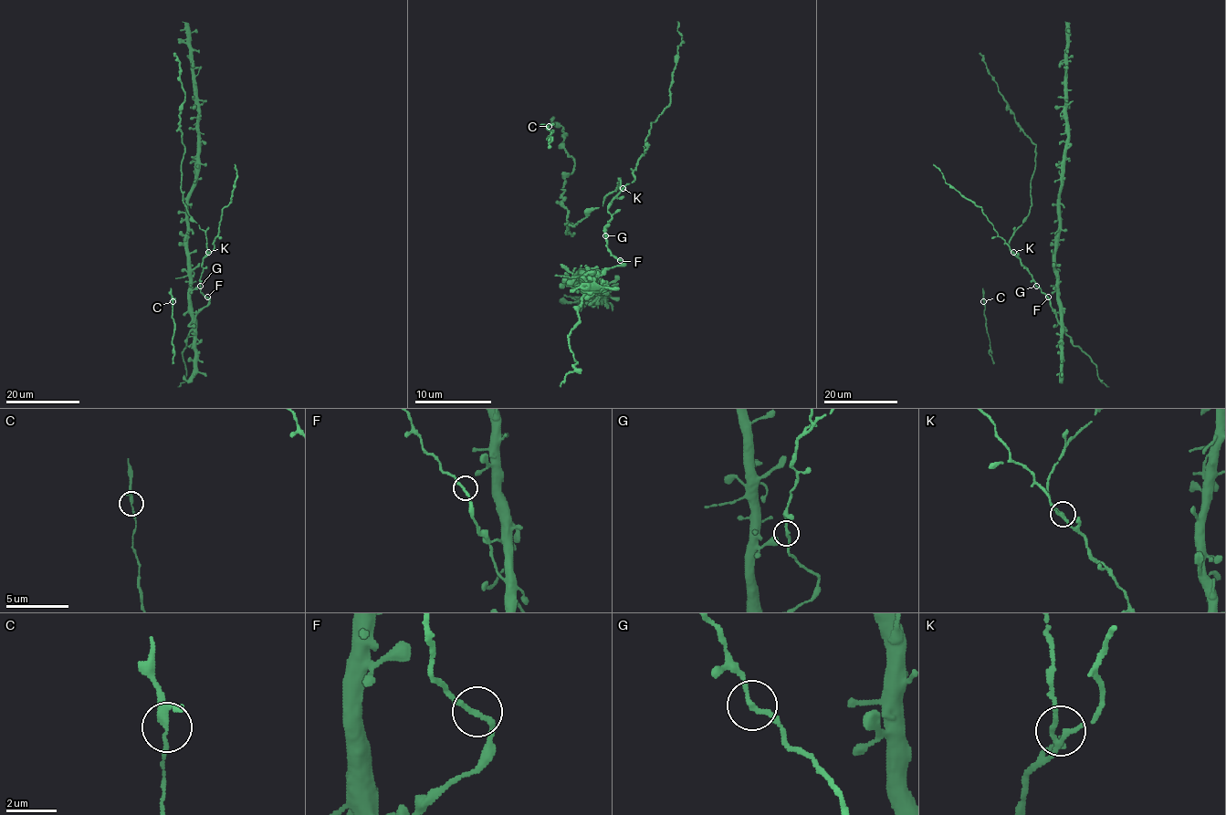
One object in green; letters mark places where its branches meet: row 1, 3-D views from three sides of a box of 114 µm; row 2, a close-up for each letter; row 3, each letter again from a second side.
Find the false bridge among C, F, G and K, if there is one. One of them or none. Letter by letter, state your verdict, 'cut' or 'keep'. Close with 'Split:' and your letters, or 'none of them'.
C: keep
F: keep
G: keep
K: keep
Split: none of them

